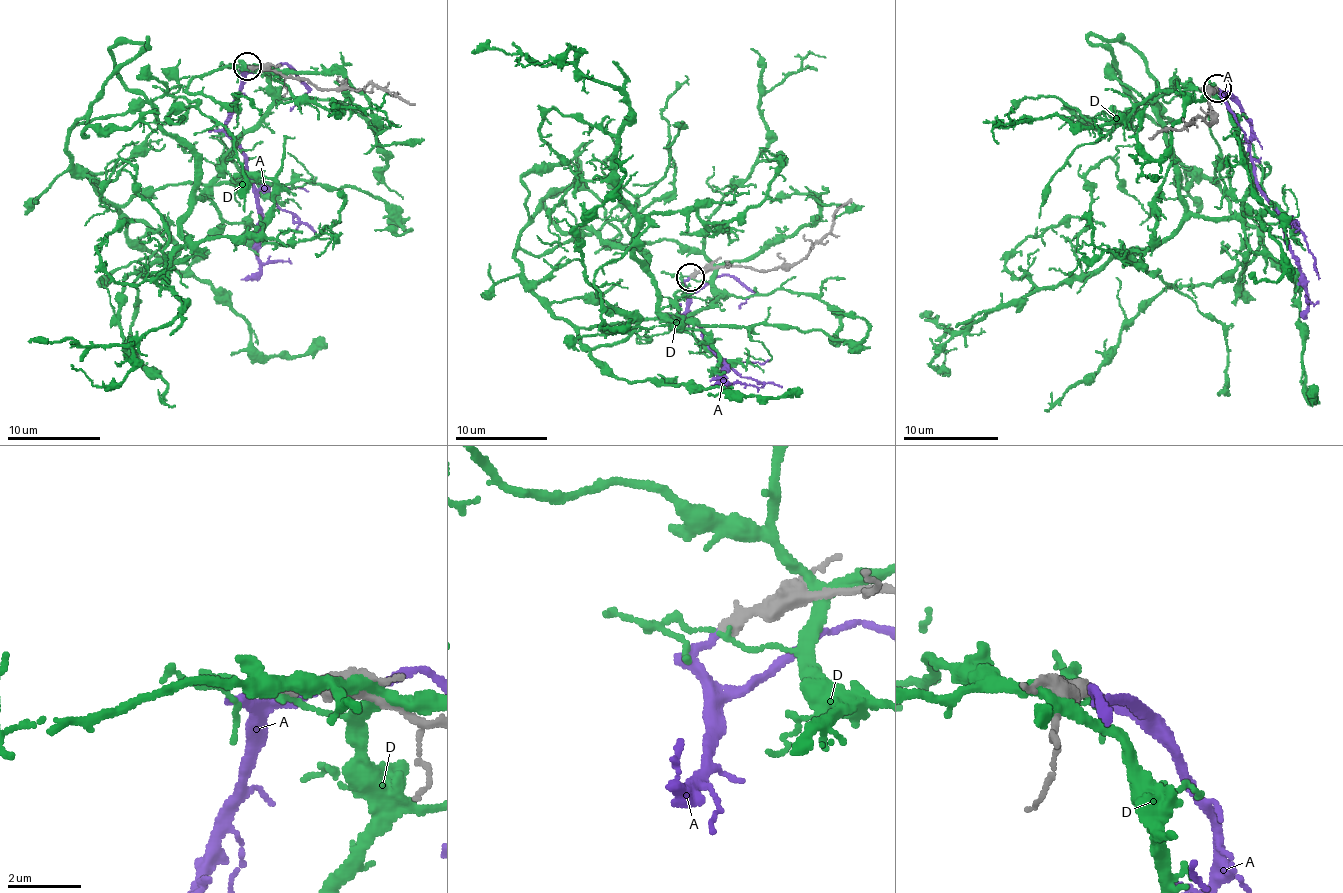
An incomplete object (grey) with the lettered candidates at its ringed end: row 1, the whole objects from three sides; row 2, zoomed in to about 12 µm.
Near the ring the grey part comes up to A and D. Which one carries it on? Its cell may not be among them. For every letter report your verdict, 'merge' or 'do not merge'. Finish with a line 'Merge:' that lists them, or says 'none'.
A: merge
D: do not merge
Merge: A

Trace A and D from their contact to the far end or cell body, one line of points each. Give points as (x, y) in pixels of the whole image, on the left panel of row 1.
A: (248, 66), (226, 136), (240, 150), (254, 182), (262, 218), (256, 255), (263, 262), (288, 258)
D: (248, 68), (268, 81), (270, 112), (182, 219), (166, 269), (176, 314), (126, 344), (27, 341)

